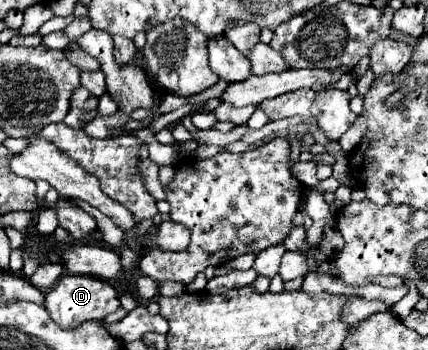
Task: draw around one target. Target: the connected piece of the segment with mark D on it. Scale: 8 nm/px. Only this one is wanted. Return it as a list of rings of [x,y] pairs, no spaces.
[[[65,274],[49,292],[45,292],[45,308],[61,328],[77,328],[87,320],[103,320],[107,314],[115,312],[119,308],[119,298],[109,282],[101,282],[93,276]]]

